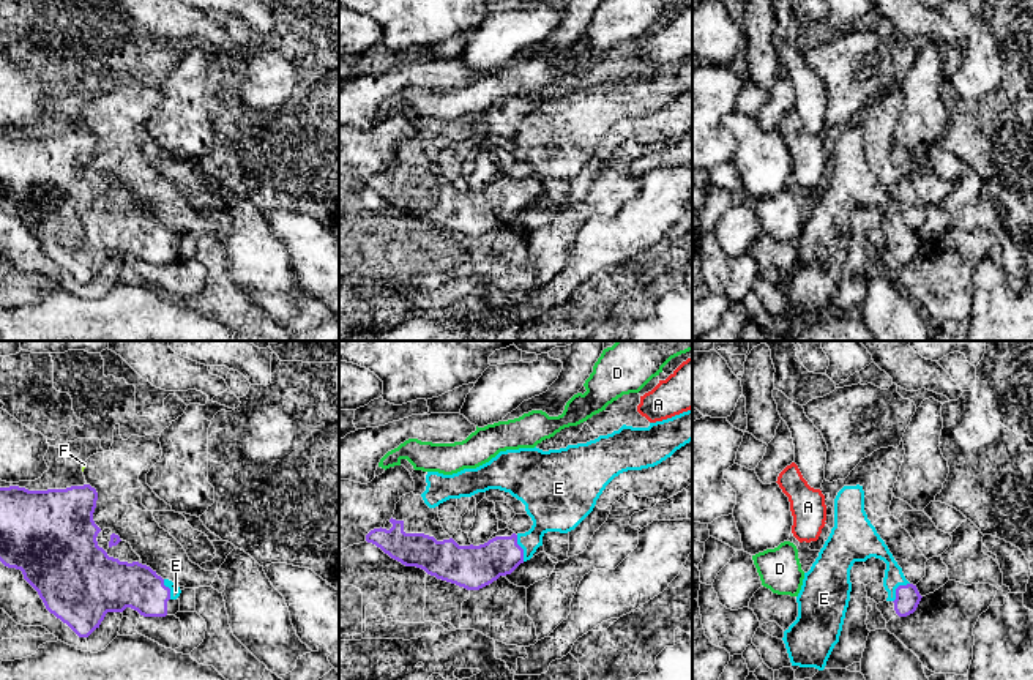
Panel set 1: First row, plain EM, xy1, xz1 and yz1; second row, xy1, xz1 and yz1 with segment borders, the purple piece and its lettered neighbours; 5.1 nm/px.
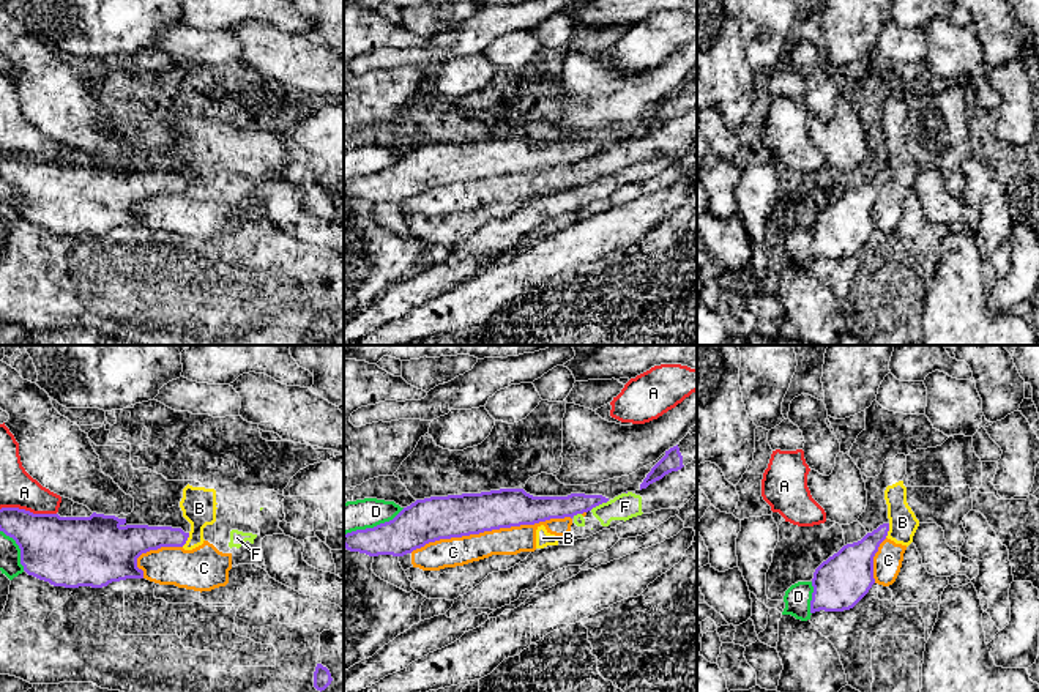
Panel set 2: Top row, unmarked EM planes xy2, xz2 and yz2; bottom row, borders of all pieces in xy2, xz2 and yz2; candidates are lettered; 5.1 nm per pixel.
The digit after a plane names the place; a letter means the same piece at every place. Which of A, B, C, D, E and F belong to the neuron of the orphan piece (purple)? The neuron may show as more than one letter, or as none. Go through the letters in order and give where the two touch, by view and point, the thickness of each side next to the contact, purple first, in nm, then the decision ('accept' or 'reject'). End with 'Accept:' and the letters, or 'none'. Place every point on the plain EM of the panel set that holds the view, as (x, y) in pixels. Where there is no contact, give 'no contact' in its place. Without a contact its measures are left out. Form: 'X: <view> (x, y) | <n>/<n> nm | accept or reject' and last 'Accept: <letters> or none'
A: xy2 (29, 158) | 340/190 nm | reject
B: xy2 (186, 186) | 150/180 nm | reject
C: xz2 (491, 177) | 220/150 nm | reject
D: xz2 (374, 174) | 220/160 nm | reject
E: xz1 (521, 194) | 220/220 nm | accept
F: xz2 (598, 152) | 110/140 nm | reject
Accept: E

